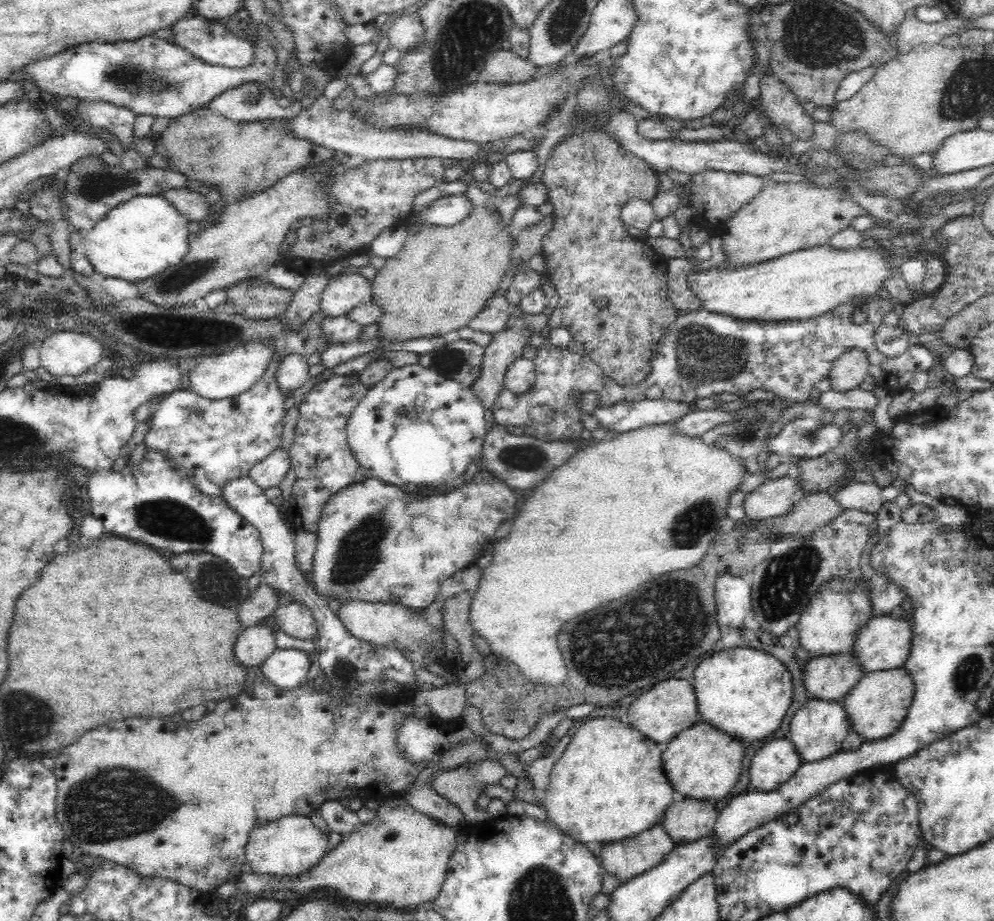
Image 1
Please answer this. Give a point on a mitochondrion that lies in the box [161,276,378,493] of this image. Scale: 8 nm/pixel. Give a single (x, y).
(214, 331)

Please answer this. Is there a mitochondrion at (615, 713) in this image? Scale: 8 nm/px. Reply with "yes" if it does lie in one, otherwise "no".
no

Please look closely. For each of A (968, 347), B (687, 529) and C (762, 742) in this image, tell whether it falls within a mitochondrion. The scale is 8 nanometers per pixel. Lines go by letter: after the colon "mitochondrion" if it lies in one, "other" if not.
A: other
B: mitochondrion
C: other

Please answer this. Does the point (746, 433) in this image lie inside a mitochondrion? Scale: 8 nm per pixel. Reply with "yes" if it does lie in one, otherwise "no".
yes

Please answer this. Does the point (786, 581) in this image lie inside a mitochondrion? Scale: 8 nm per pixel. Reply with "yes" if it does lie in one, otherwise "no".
yes

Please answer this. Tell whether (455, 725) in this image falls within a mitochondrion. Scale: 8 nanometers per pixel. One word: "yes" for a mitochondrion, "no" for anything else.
no

